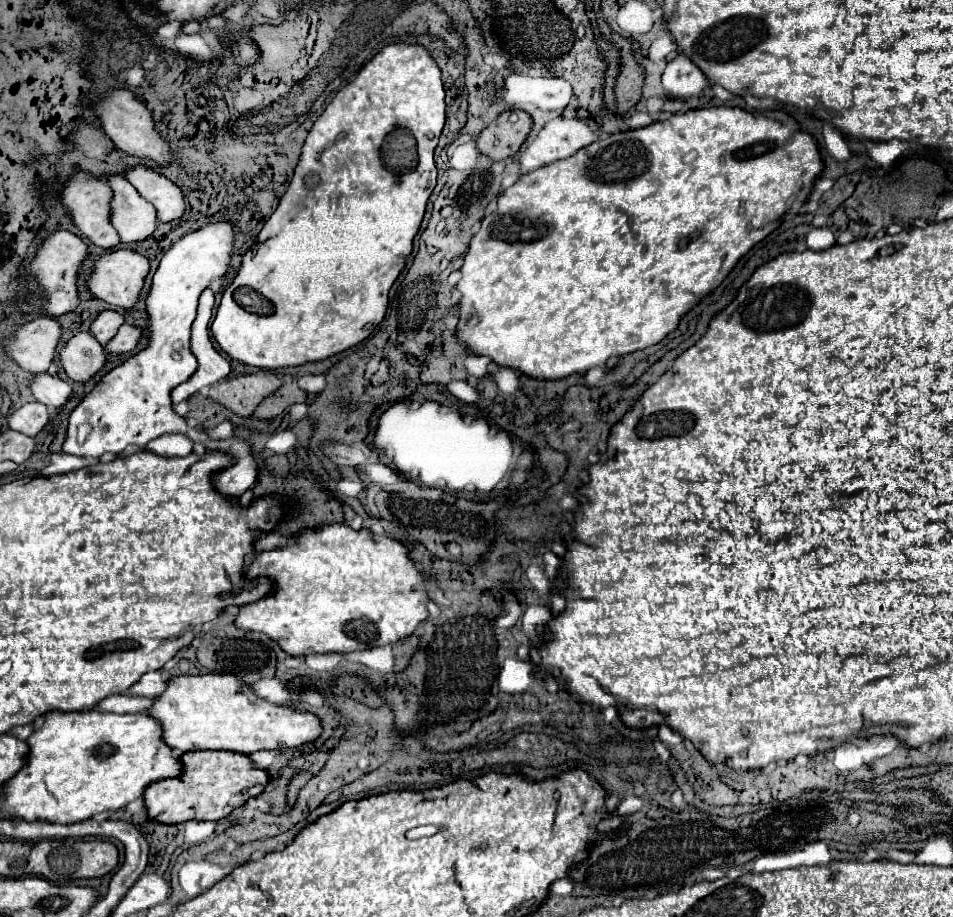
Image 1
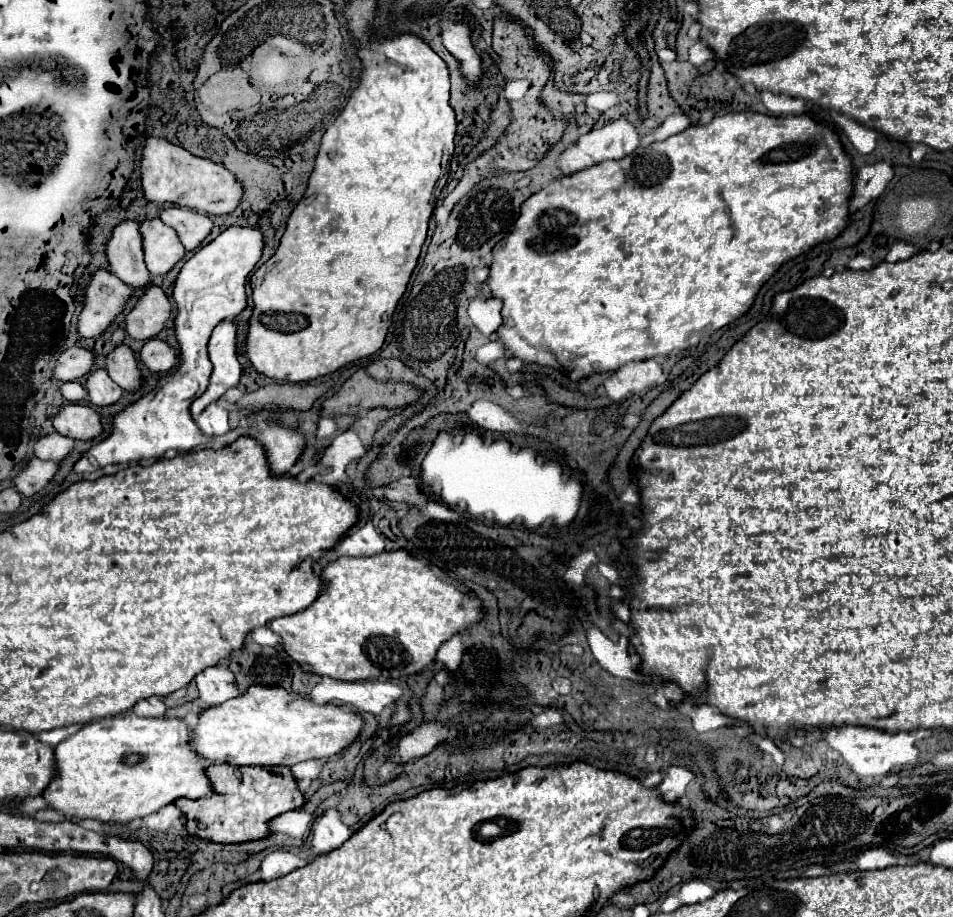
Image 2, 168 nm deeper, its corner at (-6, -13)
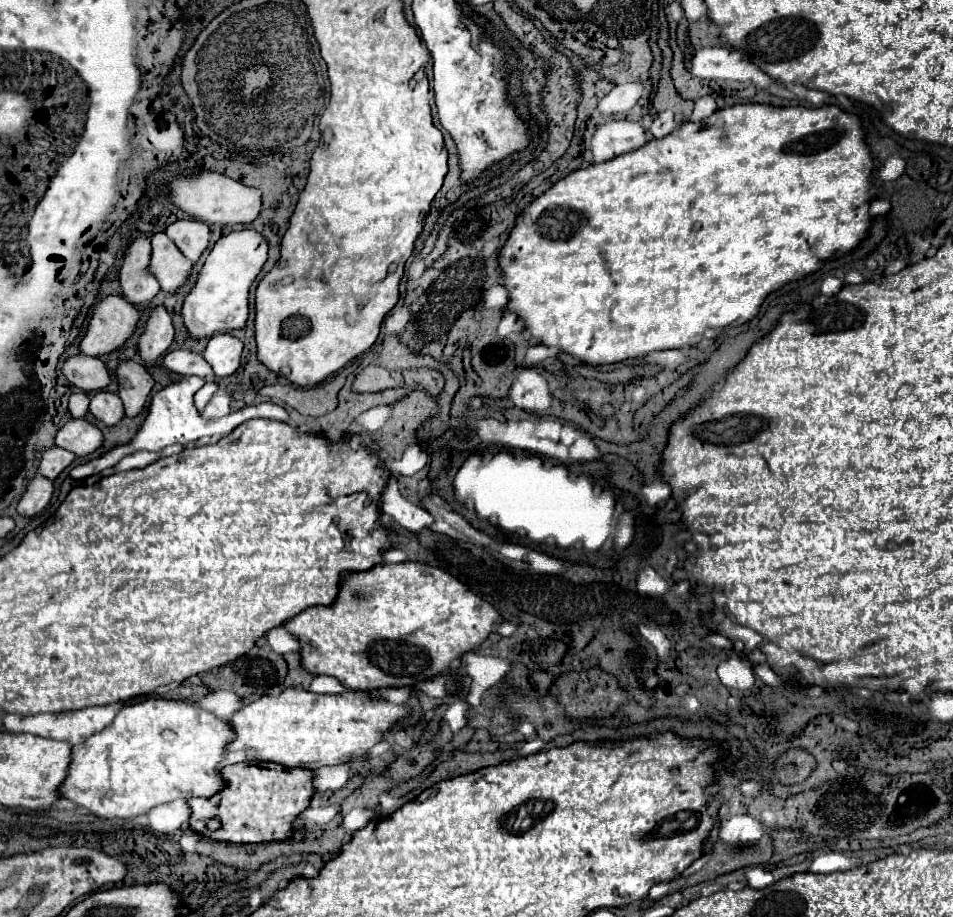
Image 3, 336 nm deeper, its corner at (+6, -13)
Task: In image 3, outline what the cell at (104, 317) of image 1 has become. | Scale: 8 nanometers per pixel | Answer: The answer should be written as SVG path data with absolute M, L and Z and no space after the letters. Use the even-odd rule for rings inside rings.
M122 361L118 367L118 397L126 407L126 417L142 413L146 399L154 387L154 379L148 369L134 361Z

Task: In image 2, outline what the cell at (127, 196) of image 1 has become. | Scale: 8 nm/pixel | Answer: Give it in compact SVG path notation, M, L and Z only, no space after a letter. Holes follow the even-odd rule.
M160 219L140 221L140 235L146 267L152 275L168 273L184 257L186 249L180 245L176 231Z

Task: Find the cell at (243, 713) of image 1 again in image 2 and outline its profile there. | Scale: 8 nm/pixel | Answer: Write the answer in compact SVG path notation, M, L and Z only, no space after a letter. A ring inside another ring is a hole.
M250 685L242 695L226 703L202 709L198 725L190 731L190 747L196 755L210 761L226 761L230 765L294 765L310 759L328 759L350 745L362 727L362 719L336 705L318 705L308 697L292 697L282 687Z

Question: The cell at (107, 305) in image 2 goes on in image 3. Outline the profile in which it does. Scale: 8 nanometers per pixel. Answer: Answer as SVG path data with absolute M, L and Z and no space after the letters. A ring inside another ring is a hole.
M108 295L94 305L80 351L90 357L114 353L126 345L140 321L138 309L120 295Z

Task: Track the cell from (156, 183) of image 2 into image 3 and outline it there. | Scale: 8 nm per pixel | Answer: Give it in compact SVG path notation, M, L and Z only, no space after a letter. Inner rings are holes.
M202 171L196 177L174 177L168 181L170 201L208 225L250 225L262 211L262 191L246 187L220 173Z

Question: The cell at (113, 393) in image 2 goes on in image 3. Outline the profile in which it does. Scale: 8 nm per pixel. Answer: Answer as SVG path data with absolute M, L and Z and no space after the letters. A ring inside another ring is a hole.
M104 391L104 393L92 393L92 405L90 405L90 413L102 421L104 425L112 427L116 425L122 417L124 417L124 405L120 401L118 395Z

